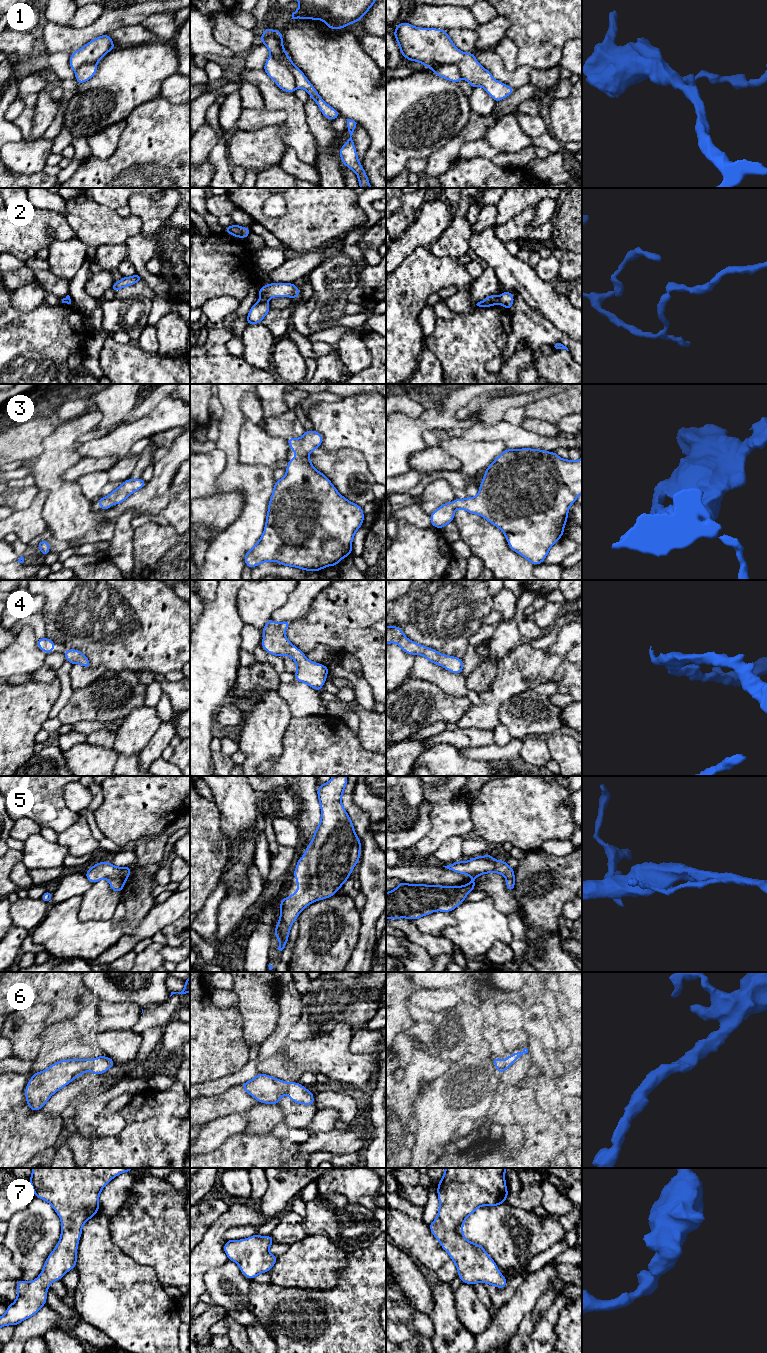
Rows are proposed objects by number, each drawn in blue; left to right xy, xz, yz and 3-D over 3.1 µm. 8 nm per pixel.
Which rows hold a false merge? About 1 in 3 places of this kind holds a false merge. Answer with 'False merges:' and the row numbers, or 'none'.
False merges: 1, 2

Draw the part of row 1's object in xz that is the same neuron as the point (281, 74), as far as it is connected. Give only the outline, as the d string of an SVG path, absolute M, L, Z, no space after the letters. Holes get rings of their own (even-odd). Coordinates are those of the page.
M273 55L267 58L263 70L281 90L287 93L295 92L297 86L290 67L279 62Z

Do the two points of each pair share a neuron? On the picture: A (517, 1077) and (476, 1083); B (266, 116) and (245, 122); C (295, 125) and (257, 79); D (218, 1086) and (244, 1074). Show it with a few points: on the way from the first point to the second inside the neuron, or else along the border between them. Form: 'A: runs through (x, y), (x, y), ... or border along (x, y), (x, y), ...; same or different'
A: border along (499, 1074), (501, 1084); different
B: runs through (261, 119), (250, 120); same
C: runs through (293, 113), (269, 89); same
D: runs through (224, 1083), (238, 1078); same

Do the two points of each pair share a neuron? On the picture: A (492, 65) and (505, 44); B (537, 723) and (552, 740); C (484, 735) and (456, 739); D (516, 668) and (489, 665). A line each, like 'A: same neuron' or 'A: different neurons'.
A: different neurons
B: different neurons
C: same neuron
D: different neurons

